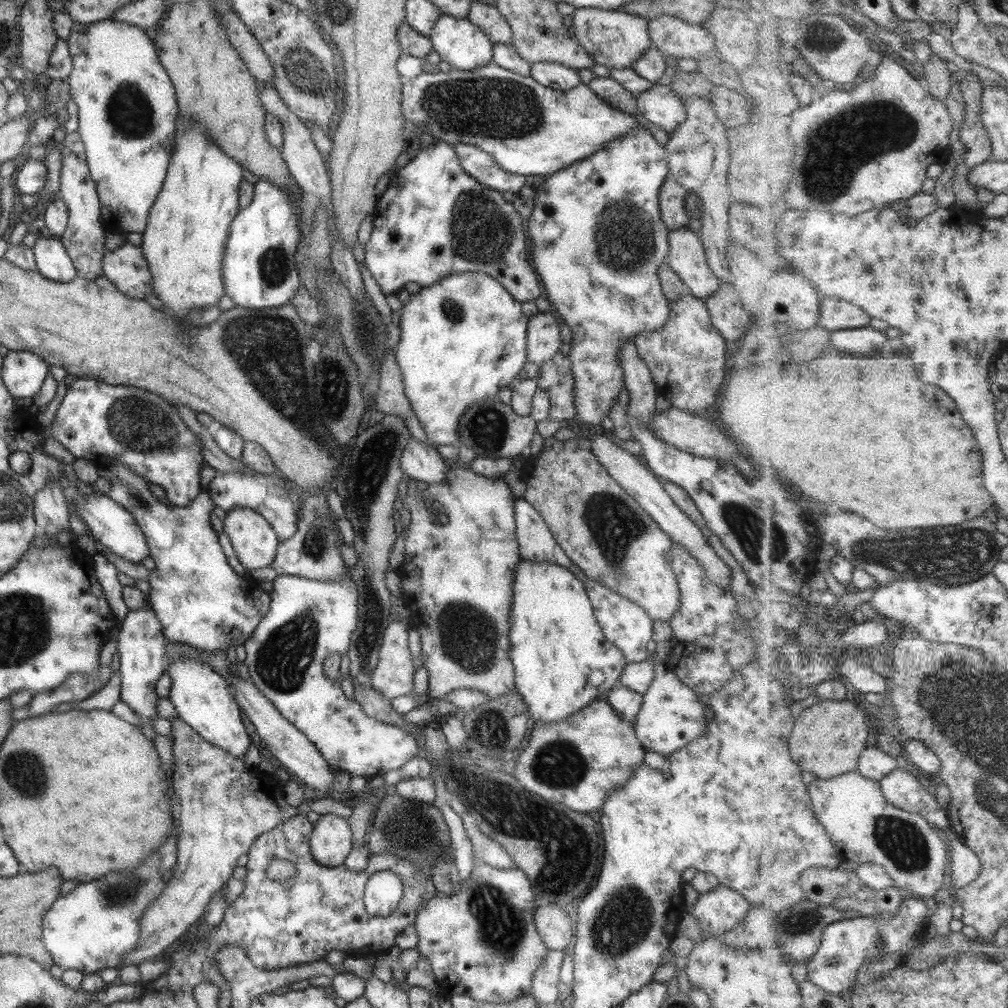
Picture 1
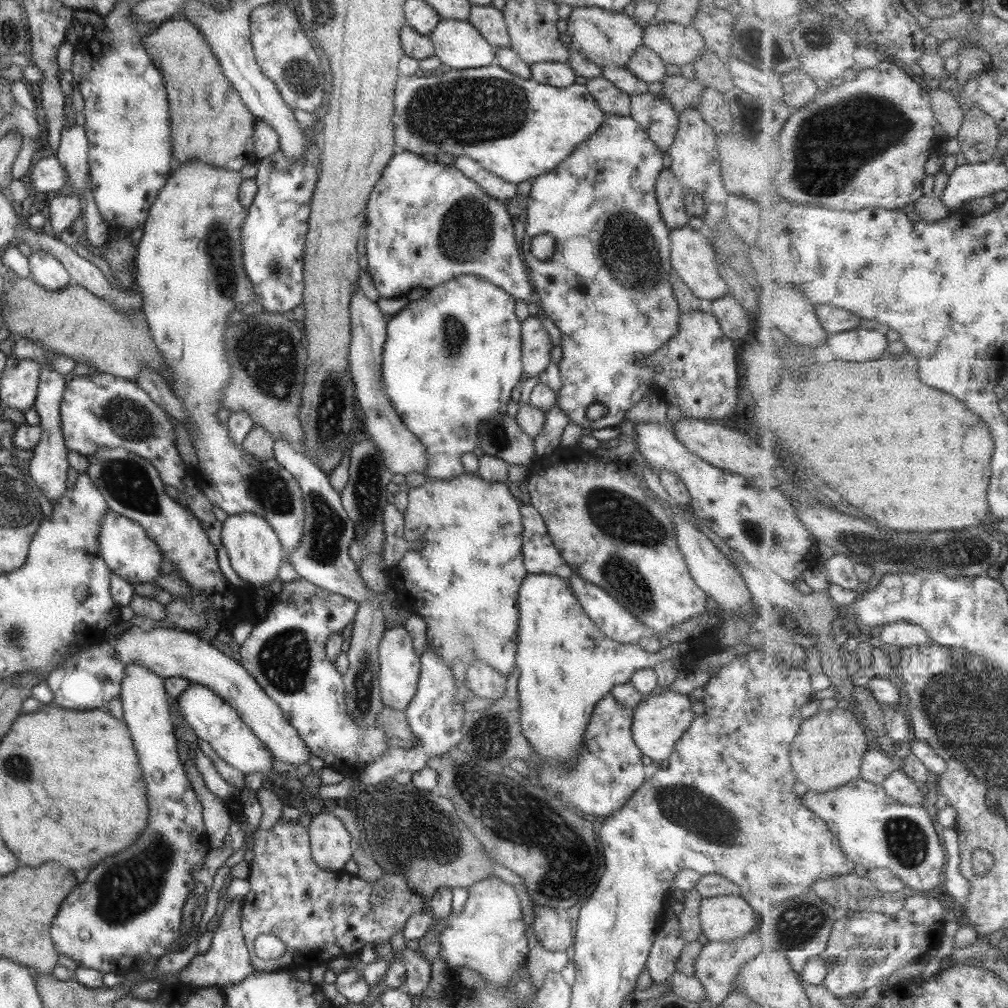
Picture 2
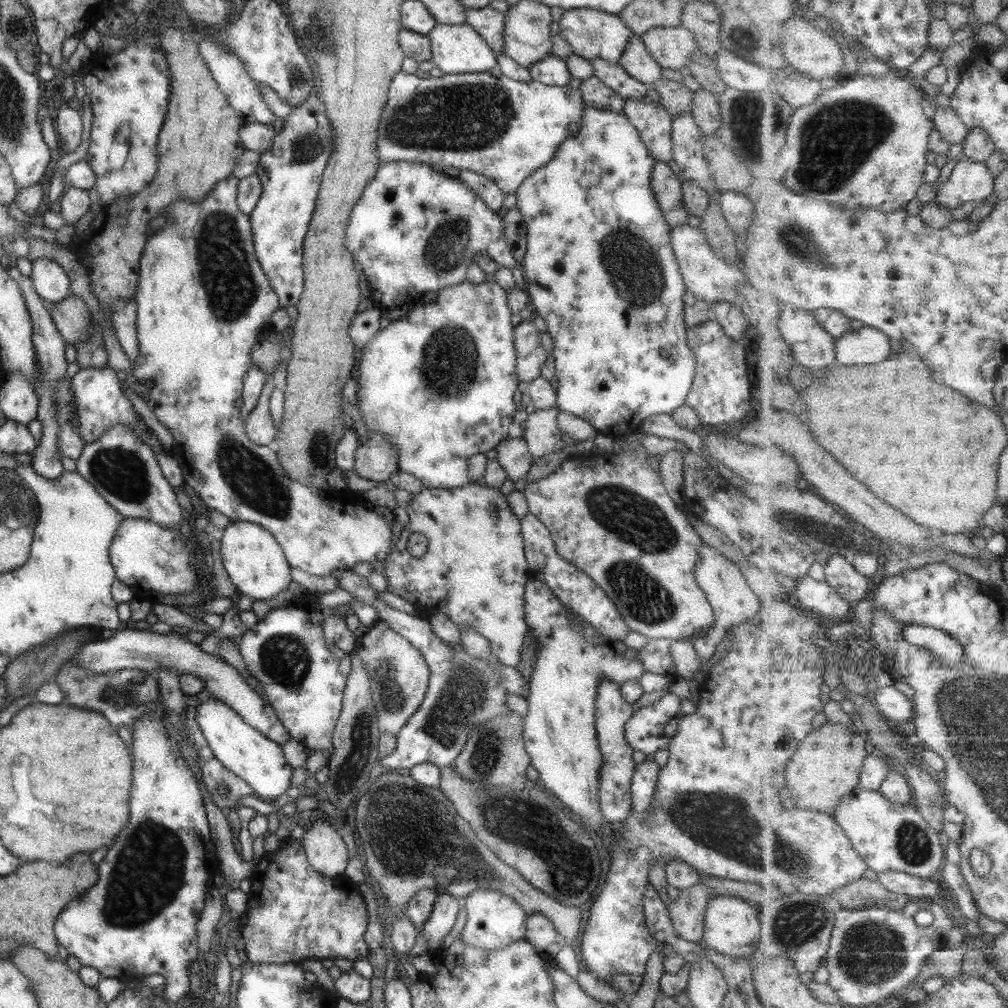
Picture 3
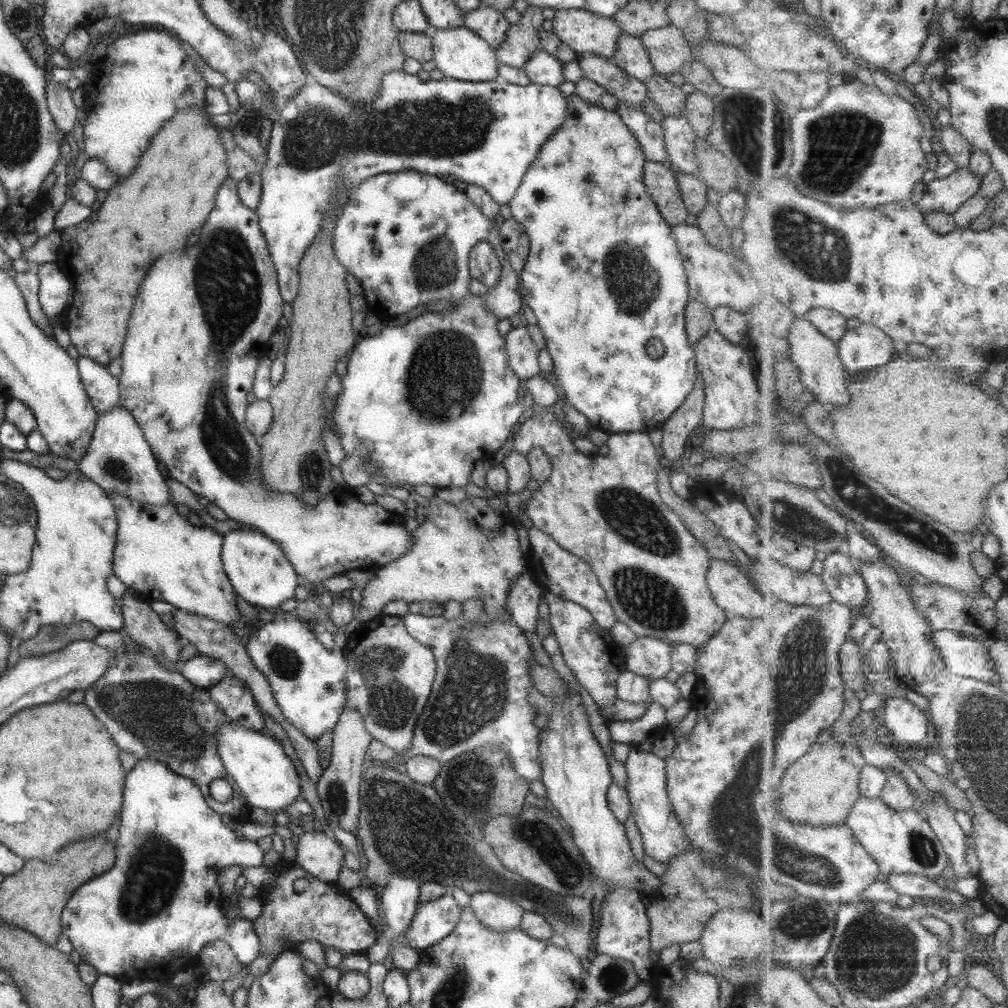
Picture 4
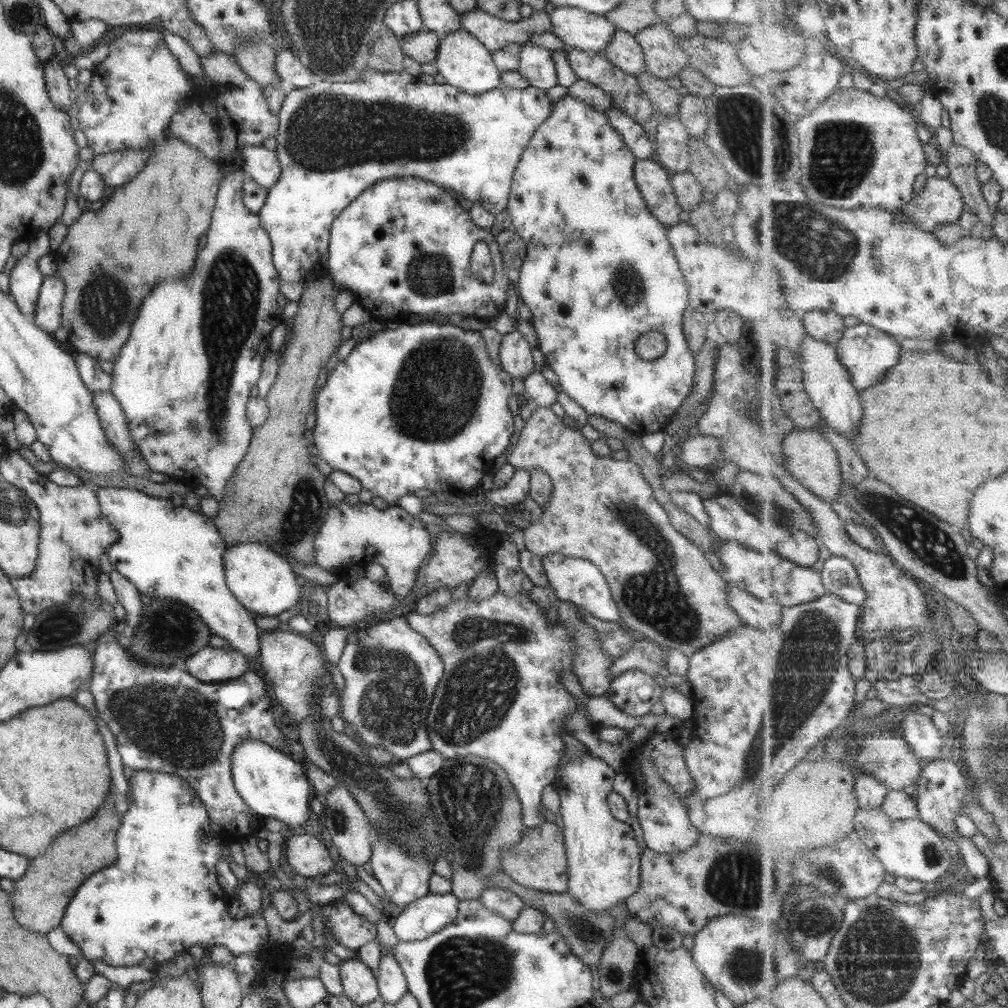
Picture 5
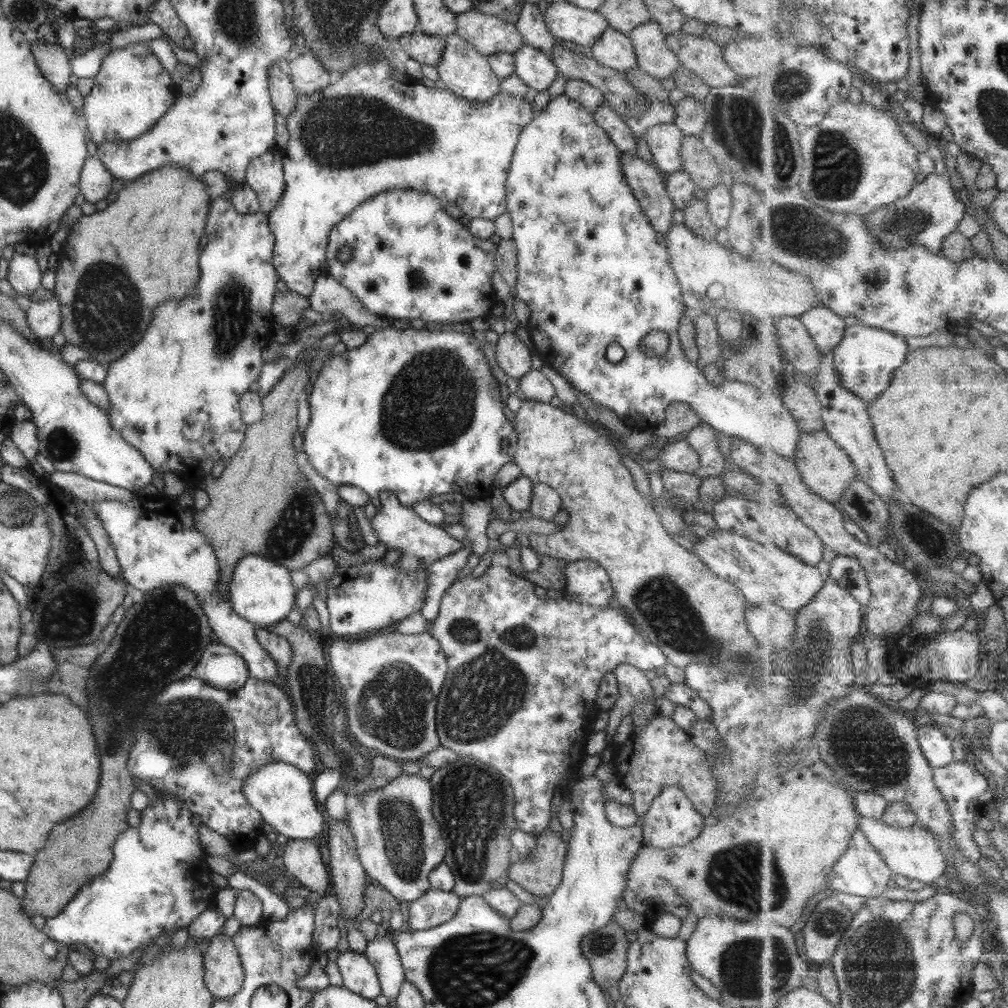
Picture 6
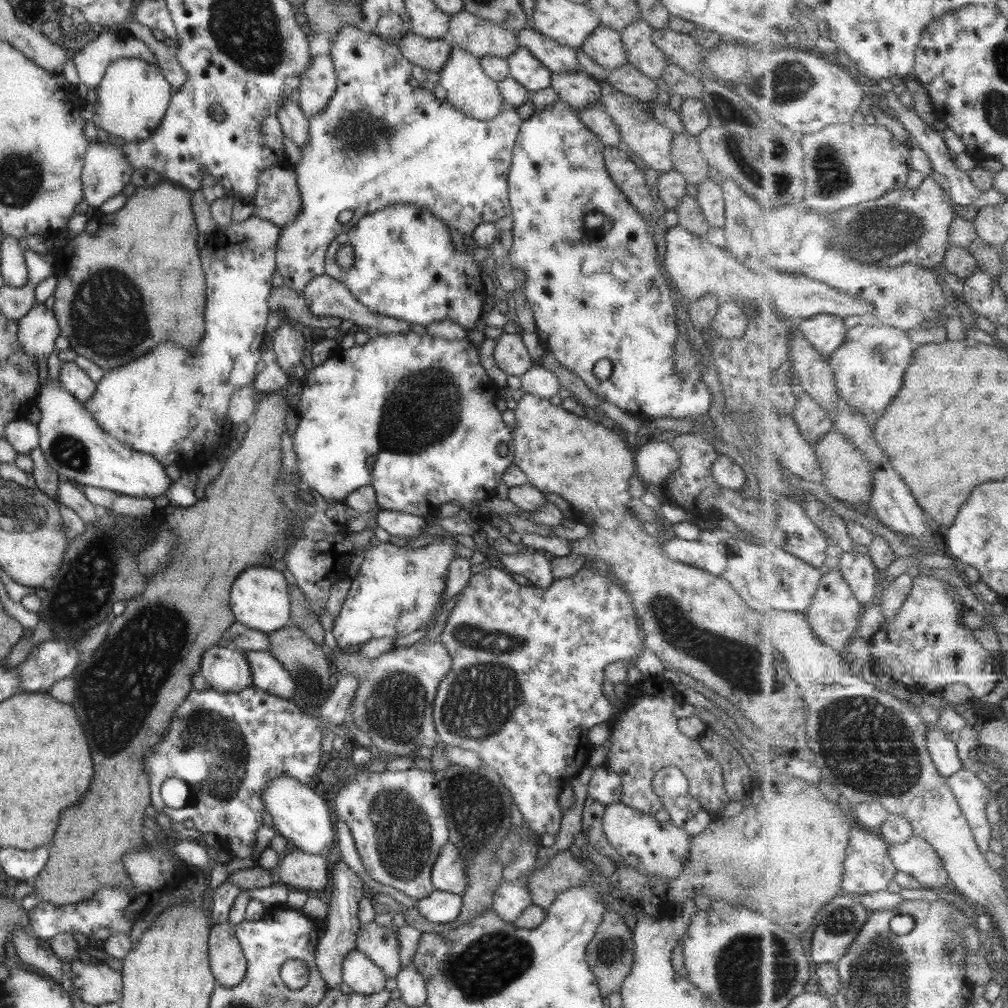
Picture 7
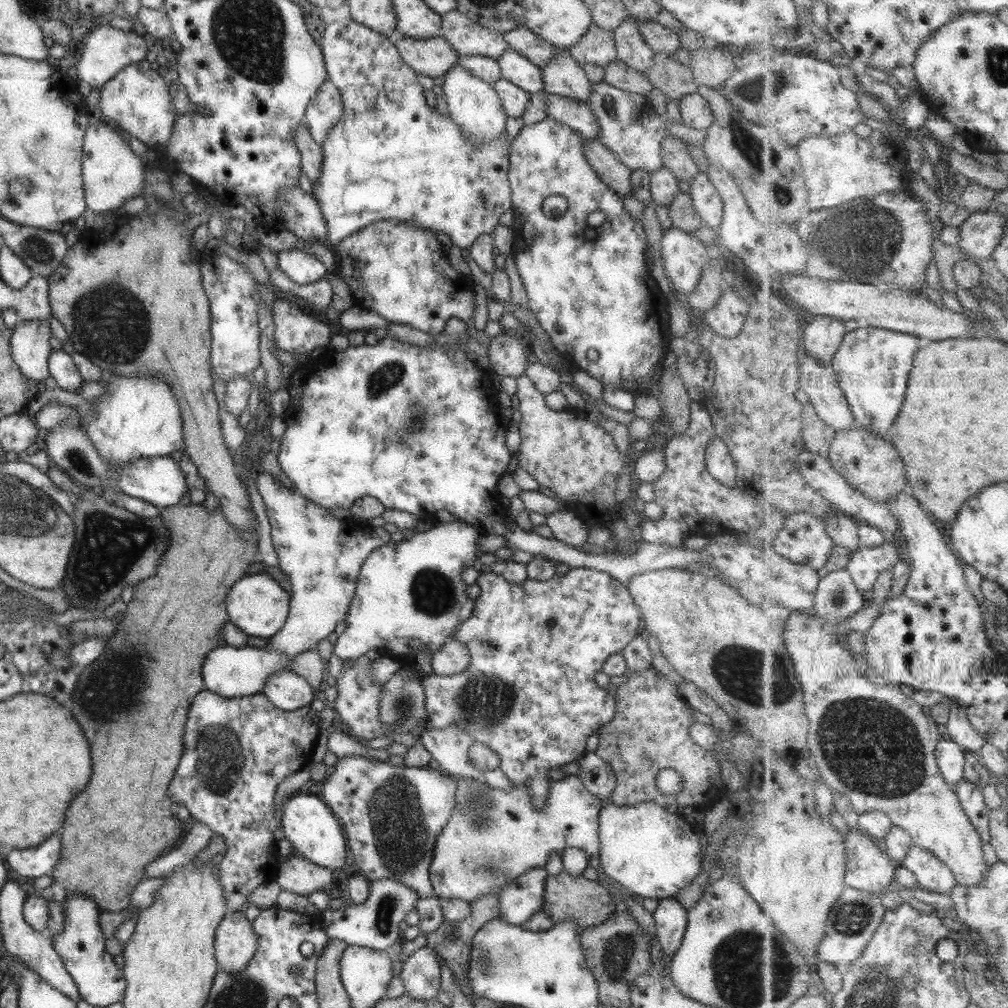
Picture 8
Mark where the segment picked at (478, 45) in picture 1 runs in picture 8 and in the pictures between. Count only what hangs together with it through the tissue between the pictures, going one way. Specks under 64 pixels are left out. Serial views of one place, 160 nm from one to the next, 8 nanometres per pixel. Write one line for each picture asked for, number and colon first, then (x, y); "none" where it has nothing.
2: (457, 44)
3: (456, 49)
4: (458, 53)
5: (461, 59)
6: (463, 71)
7: (468, 89)
8: (473, 105)

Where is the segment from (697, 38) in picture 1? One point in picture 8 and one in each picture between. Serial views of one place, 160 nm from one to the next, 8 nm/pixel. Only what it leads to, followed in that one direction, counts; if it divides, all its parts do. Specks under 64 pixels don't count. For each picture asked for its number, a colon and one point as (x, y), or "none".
2: (673, 44)
3: (670, 47)
4: (667, 51)
5: (663, 56)
6: (652, 55)
7: (641, 54)
8: (631, 49)

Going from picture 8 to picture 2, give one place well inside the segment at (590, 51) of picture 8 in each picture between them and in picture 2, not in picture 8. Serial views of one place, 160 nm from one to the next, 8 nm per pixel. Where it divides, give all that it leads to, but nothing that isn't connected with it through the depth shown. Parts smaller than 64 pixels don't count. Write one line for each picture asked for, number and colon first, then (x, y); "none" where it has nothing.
2: (645, 65)
3: (635, 61)
4: (630, 56)
5: (623, 51)
6: (614, 50)
7: (604, 46)

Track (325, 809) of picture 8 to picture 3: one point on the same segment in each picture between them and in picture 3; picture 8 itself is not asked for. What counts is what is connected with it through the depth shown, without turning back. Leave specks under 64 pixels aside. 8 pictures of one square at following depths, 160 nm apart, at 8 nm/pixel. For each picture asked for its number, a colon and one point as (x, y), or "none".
3: (258, 761)
4: (268, 780)
5: (270, 783)
6: (282, 795)
7: (299, 815)

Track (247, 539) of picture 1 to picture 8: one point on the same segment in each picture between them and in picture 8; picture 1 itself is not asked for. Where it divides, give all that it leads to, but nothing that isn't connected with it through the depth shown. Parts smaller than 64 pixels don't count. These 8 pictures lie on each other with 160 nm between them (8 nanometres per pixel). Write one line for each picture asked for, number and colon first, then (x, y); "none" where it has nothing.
2: (255, 554)
3: (255, 564)
4: (258, 572)
5: (263, 582)
6: (260, 591)
7: (259, 597)
8: (255, 604)

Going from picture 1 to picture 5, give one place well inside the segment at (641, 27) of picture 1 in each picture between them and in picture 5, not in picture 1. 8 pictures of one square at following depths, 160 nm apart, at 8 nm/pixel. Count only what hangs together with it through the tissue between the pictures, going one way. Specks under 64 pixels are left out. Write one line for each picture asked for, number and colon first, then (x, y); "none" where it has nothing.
2: (604, 37)
3: (592, 34)
4: (585, 33)
5: (576, 28)

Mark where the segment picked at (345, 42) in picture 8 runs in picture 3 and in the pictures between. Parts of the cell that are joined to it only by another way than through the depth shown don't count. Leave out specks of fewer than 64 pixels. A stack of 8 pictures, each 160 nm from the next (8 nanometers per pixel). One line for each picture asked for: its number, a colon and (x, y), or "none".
3: (503, 129)
4: (488, 133)
5: (334, 140)
6: (374, 129)
7: (380, 140)

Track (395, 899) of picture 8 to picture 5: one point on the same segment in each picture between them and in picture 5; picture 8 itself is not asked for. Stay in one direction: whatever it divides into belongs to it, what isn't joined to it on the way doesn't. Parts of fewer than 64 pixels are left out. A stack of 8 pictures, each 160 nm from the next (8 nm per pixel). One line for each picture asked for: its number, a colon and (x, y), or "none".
5: (391, 985)
6: (381, 955)
7: (379, 944)

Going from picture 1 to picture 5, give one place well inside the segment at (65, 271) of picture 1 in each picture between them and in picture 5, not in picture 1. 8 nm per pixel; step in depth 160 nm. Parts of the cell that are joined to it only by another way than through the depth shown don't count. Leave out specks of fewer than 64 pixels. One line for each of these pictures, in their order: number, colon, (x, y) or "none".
2: (44, 268)
3: (50, 282)
4: (53, 287)
5: (47, 314)

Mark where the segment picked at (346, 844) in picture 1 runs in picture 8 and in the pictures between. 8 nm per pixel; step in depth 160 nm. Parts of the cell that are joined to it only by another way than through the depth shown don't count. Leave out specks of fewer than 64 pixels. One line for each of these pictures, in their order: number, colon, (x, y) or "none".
2: (330, 844)
3: (324, 849)
4: (321, 856)
5: (307, 856)
6: (301, 858)
7: (300, 871)
8: (296, 874)

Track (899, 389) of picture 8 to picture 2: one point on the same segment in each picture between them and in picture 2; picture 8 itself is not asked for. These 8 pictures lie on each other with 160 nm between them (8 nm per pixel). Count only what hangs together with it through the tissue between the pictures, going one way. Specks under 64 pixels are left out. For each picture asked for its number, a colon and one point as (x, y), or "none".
2: (860, 344)
3: (867, 345)
4: (866, 347)
5: (868, 352)
6: (867, 358)
7: (869, 368)

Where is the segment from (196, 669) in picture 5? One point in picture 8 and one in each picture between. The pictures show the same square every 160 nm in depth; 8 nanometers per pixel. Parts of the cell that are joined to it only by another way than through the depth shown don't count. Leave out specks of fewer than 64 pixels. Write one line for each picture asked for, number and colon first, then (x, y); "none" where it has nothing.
6: (219, 666)
7: (225, 669)
8: (319, 554)

